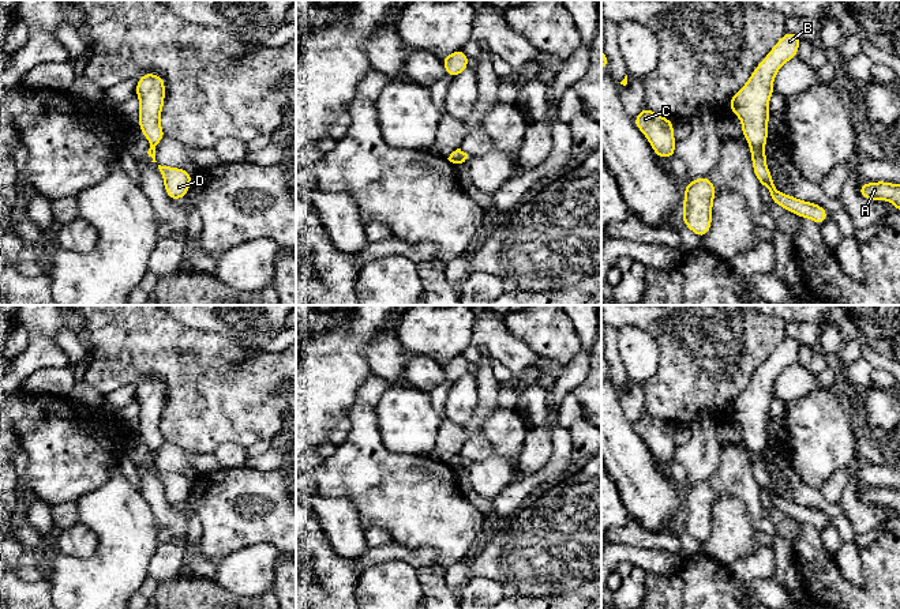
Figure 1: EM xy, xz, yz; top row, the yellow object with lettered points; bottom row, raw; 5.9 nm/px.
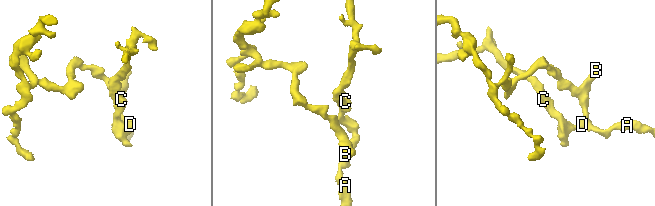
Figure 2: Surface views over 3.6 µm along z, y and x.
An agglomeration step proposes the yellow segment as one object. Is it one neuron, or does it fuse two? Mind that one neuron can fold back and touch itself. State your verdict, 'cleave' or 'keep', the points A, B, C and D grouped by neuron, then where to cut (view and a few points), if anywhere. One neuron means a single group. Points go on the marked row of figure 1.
cleave; groups A C D / B; cut yz (750, 145), (762, 149)

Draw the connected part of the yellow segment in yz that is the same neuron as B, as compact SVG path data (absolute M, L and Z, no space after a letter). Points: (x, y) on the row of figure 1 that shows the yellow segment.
M787 31L754 68L754 72L730 101L730 110L742 121L742 135L750 146L764 149L768 139L769 101L777 71L798 56L800 38Z

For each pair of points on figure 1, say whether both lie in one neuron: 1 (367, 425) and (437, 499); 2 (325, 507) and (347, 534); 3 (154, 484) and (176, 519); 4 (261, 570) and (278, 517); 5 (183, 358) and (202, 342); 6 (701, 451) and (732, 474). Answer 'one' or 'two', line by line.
1: one
2: one
3: one
4: two
5: one
6: two

